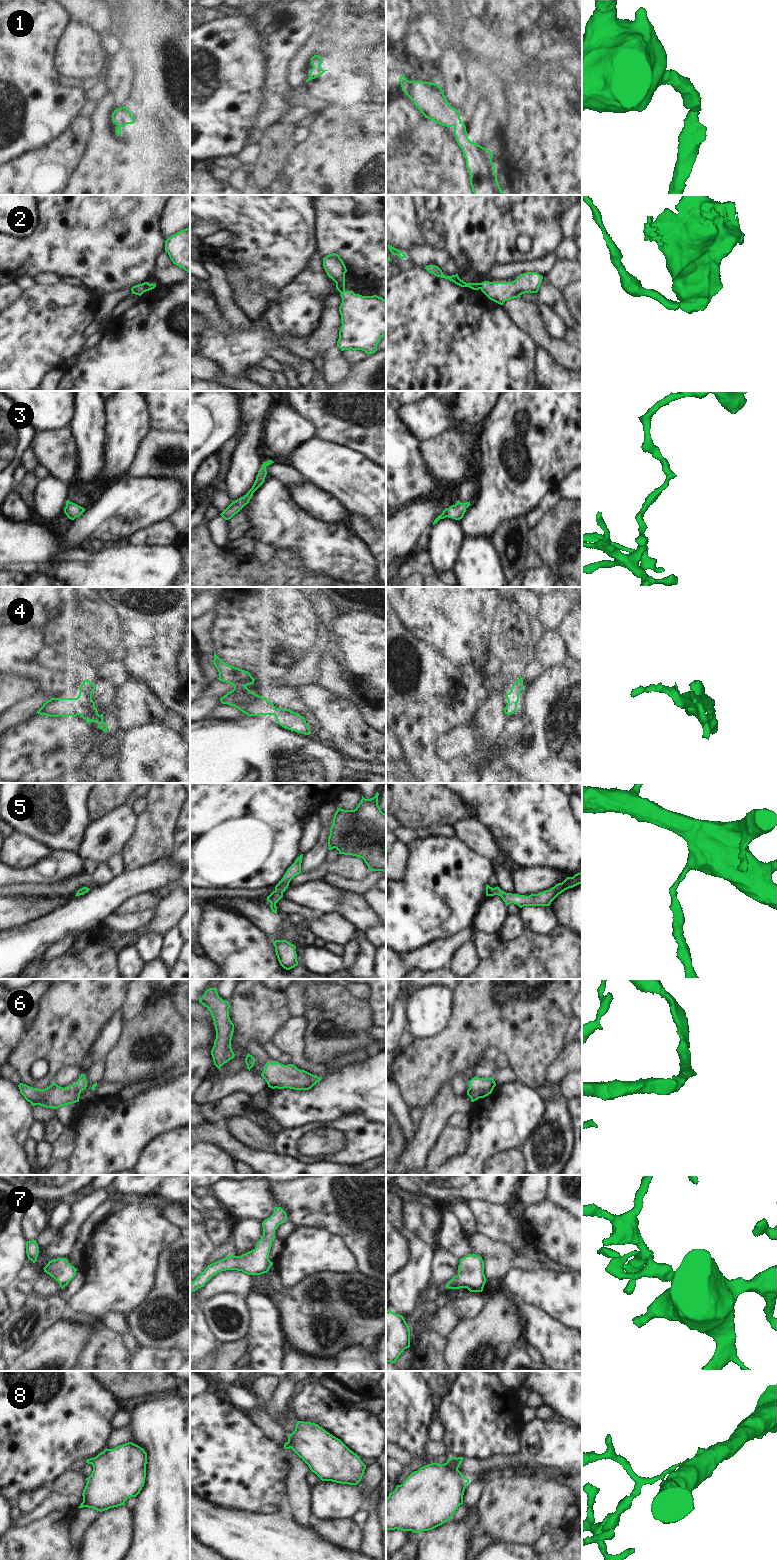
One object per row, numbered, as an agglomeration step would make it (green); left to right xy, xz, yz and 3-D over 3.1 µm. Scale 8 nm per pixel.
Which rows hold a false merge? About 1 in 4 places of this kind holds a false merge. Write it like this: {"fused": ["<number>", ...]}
{"fused": ["2"]}

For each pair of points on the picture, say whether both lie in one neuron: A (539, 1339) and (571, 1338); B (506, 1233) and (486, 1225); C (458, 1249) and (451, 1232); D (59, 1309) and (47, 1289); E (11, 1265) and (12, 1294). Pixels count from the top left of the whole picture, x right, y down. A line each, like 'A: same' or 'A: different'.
A: same
B: same
C: same
D: different
E: different

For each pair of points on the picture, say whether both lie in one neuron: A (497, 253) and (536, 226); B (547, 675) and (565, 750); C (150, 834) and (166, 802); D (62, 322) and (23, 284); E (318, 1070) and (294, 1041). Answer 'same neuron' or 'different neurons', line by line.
A: same neuron
B: same neuron
C: same neuron
D: different neurons
E: same neuron

